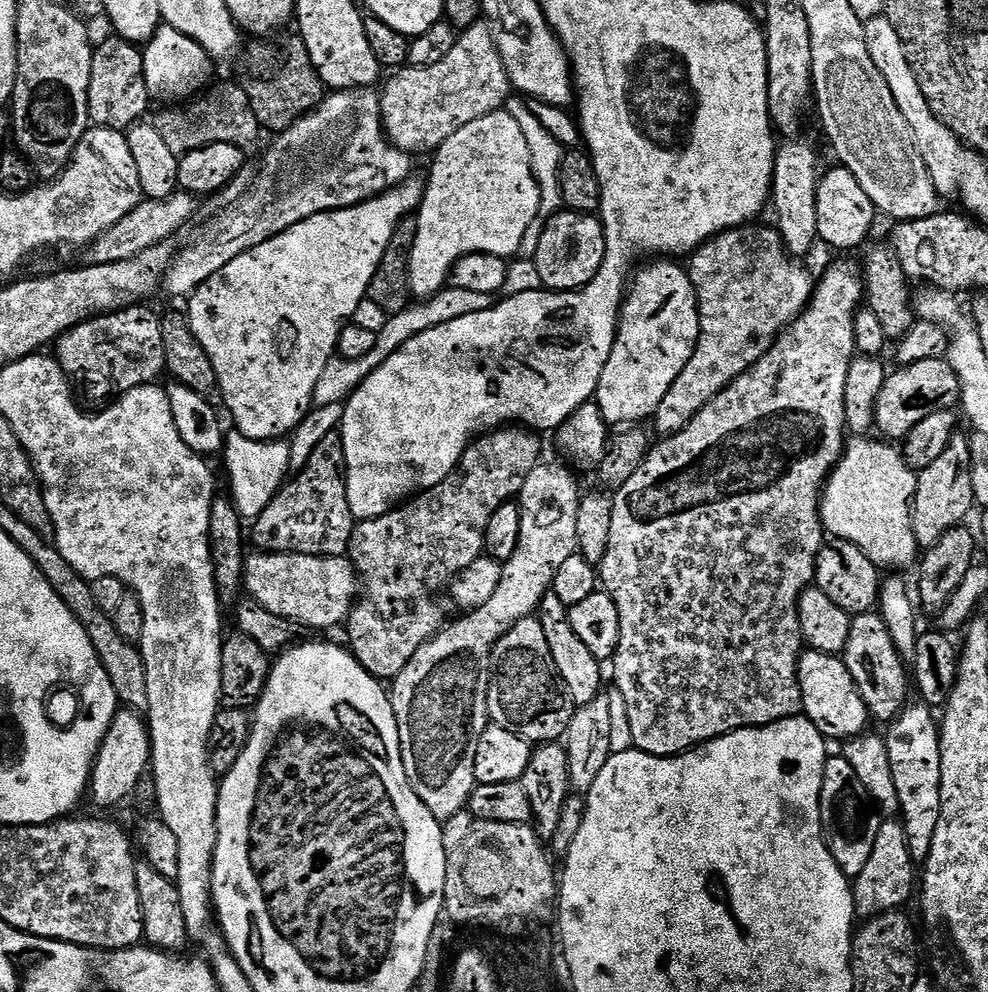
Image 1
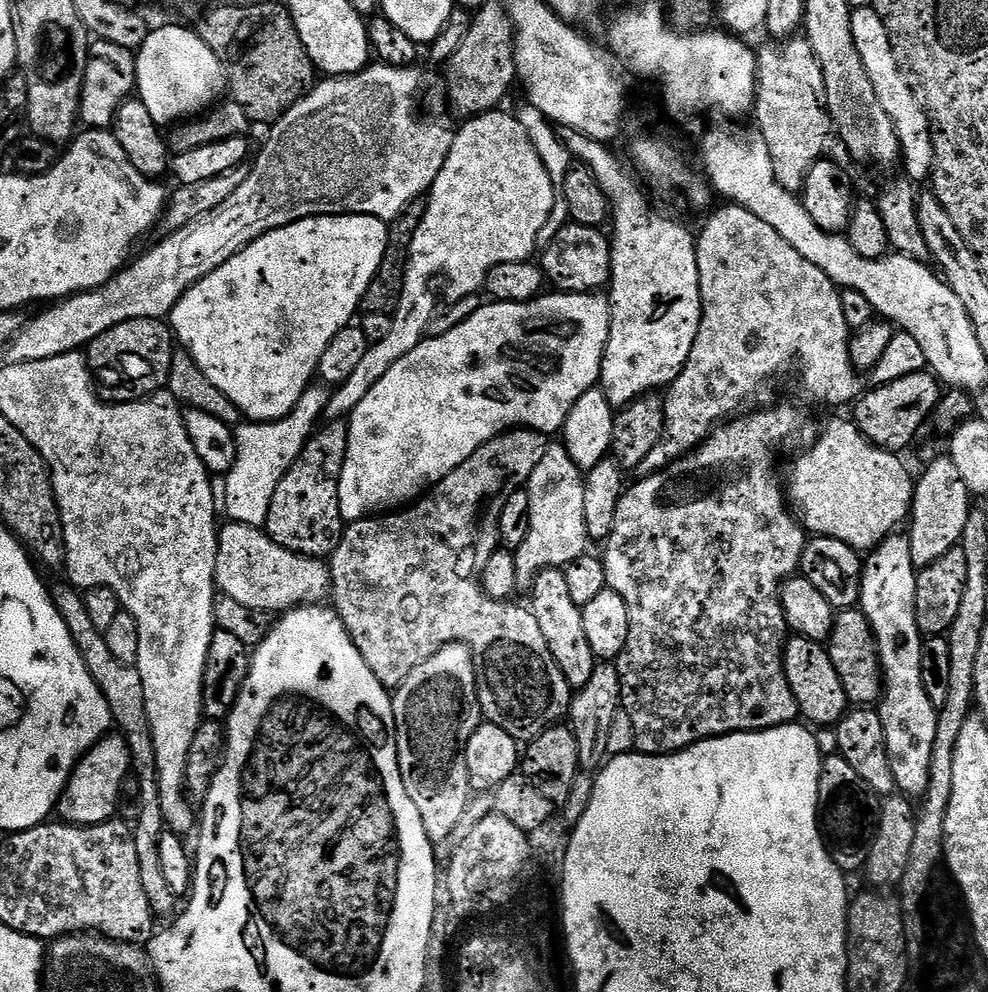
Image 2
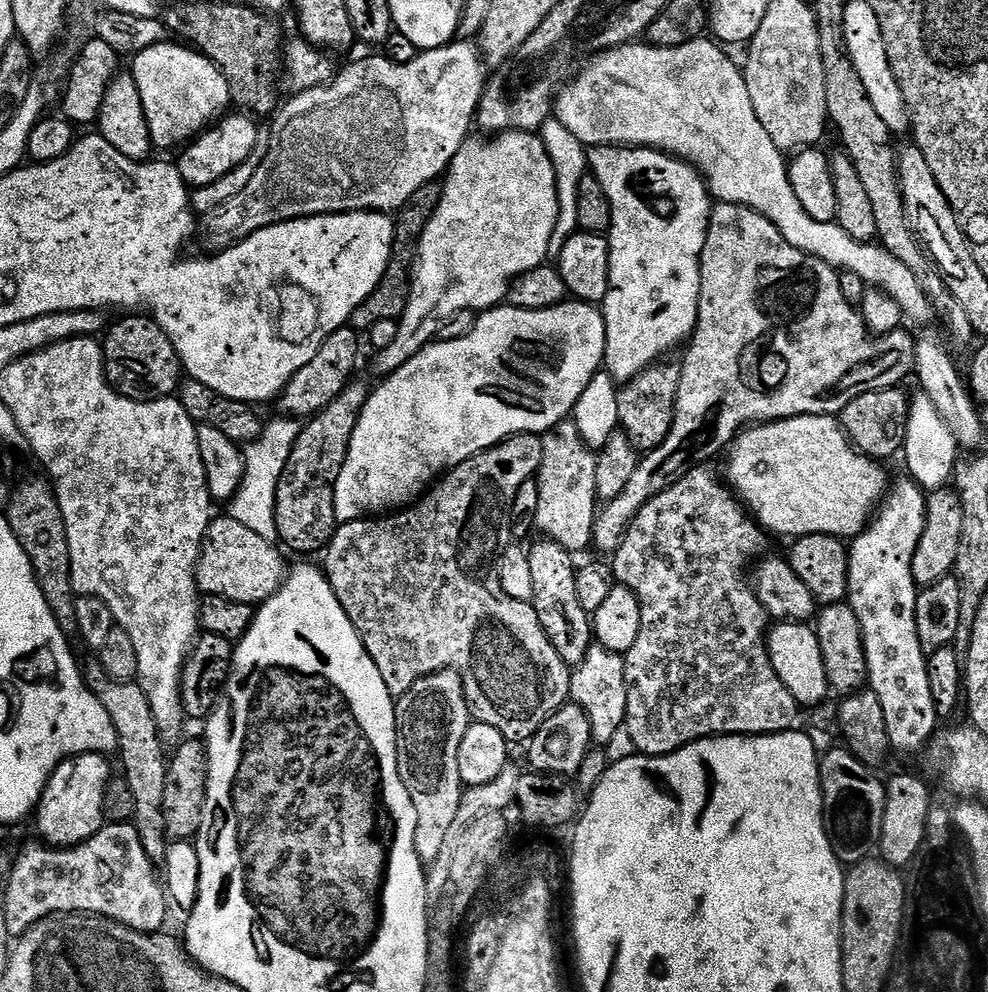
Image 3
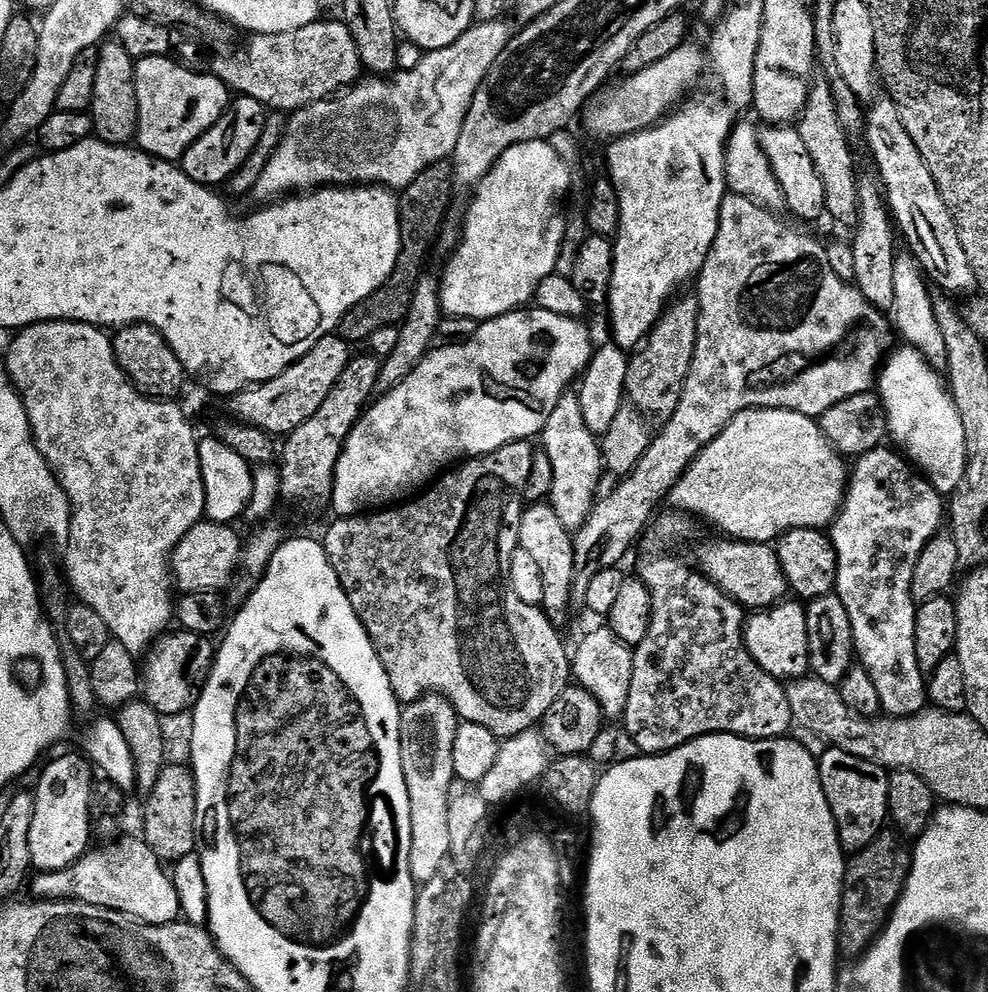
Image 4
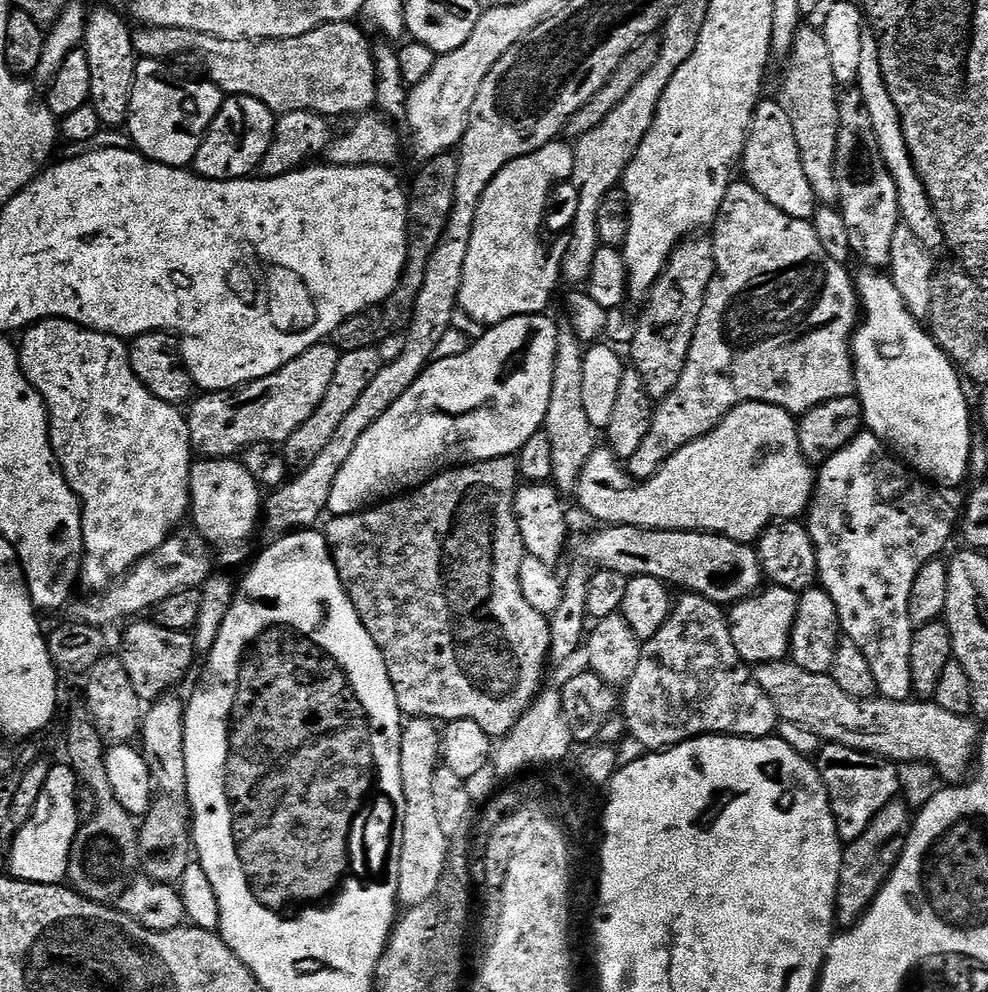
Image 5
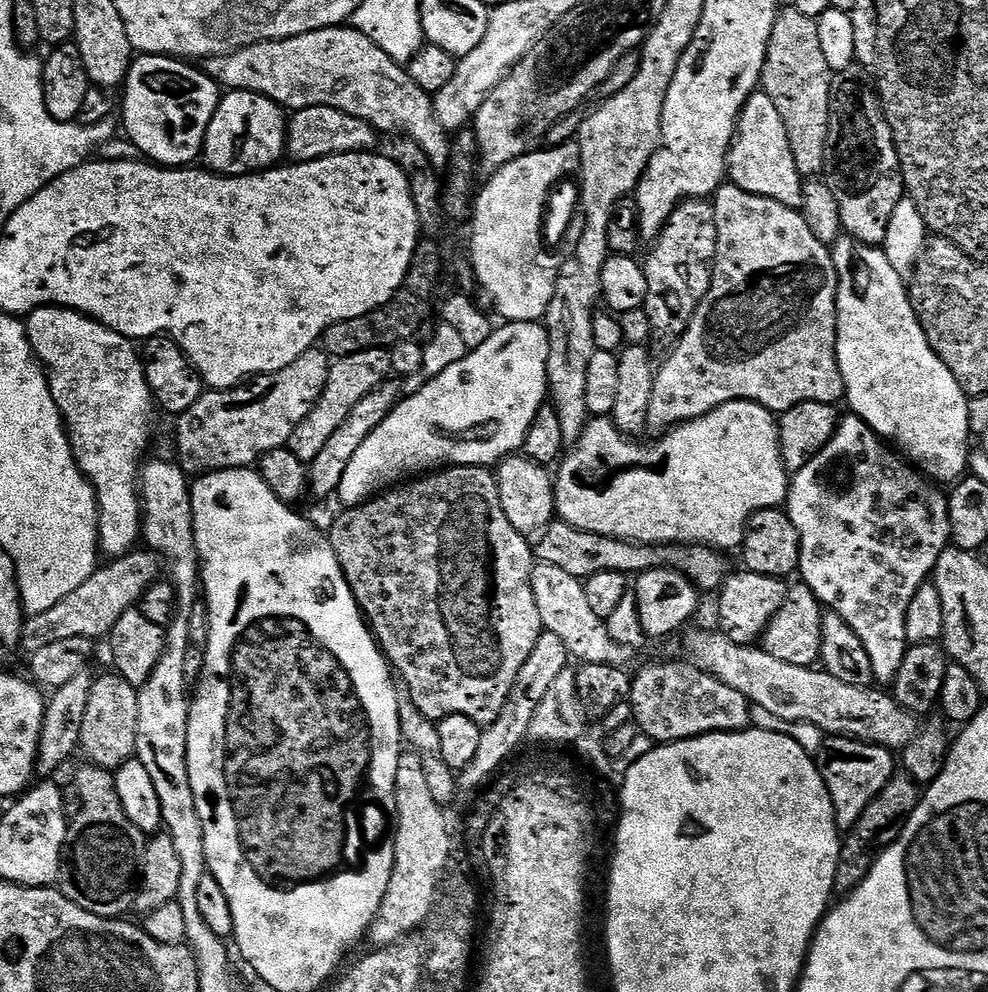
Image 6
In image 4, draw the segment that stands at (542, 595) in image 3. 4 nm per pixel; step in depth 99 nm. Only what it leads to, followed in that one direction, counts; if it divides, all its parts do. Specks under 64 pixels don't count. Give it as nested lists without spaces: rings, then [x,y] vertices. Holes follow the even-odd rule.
[[[551,503],[528,504],[520,517],[518,544],[519,547],[530,550],[531,556],[537,560],[538,570],[542,573],[543,610],[557,630],[564,630],[571,609],[571,583],[576,577],[573,533],[566,526],[562,526]]]

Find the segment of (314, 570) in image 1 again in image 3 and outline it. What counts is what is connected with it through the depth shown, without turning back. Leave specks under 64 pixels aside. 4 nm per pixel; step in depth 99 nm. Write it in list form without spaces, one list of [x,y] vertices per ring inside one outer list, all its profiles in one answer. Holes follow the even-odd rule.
[[[229,514],[217,515],[204,535],[204,544],[200,547],[200,557],[196,563],[196,586],[201,593],[210,596],[230,598],[234,602],[259,606],[269,600],[286,579],[286,567],[280,557],[281,549],[275,543],[263,541],[258,534],[248,530],[242,523],[236,522]]]

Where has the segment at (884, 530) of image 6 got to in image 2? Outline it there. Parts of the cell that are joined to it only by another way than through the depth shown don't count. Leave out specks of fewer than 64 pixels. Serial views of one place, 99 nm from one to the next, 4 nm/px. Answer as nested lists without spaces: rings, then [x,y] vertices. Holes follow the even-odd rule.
[[[893,534],[877,548],[867,553],[863,561],[864,573],[860,583],[859,609],[870,622],[876,639],[876,652],[880,655],[880,670],[884,673],[884,691],[878,701],[882,718],[882,730],[886,734],[886,754],[890,754],[890,771],[894,774],[897,789],[909,798],[921,798],[930,783],[930,758],[933,757],[934,736],[938,727],[938,709],[926,698],[922,686],[922,646],[924,640],[918,630],[914,610],[914,590],[918,569],[910,558],[910,542],[907,535]]]

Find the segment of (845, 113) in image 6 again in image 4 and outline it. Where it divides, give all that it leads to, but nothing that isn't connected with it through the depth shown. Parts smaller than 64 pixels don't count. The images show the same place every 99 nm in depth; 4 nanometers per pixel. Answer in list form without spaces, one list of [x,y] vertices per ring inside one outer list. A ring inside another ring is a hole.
[[[872,174],[861,175],[858,182],[858,222],[854,235],[856,237],[850,240],[856,275],[854,287],[863,294],[866,302],[881,310],[890,310],[894,306],[894,262],[898,255],[898,229],[888,210],[888,197],[884,195],[879,179]]]

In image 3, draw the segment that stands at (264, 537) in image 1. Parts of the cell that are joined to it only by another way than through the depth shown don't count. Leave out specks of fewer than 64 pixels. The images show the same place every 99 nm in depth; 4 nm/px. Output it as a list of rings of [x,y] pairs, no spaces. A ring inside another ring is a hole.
[[[359,378],[353,379],[342,390],[342,394],[338,394],[334,402],[330,402],[330,406],[317,412],[301,427],[277,486],[277,534],[279,543],[285,549],[288,547],[296,552],[319,553],[327,549],[332,541],[332,535],[338,527],[334,510],[334,485],[338,482],[338,474],[346,462],[350,438],[354,438],[354,426],[358,426],[358,418],[369,395],[369,385],[364,385]]]

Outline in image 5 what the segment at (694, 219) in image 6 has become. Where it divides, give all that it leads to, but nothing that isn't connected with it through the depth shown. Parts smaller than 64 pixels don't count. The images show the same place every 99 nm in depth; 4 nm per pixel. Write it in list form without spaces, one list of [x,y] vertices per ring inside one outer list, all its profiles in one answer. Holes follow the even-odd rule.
[[[689,238],[683,240],[672,252],[672,257],[668,259],[668,264],[662,270],[662,274],[658,278],[658,282],[654,282],[654,286],[650,290],[646,303],[643,305],[644,313],[640,316],[640,321],[636,324],[636,333],[632,336],[632,360],[630,356],[631,367],[638,370],[638,374],[642,378],[644,383],[644,389],[649,398],[654,402],[665,400],[667,396],[672,393],[674,386],[678,386],[678,378],[682,378],[682,370],[686,370],[686,362],[688,361],[688,355],[690,354],[690,342],[694,342],[694,330],[698,330],[698,318],[702,314],[702,306],[706,302],[706,294],[708,293],[708,287],[710,282],[714,278],[716,273],[716,259],[714,258],[714,246],[711,239],[704,238],[704,240],[696,240],[700,238]]]

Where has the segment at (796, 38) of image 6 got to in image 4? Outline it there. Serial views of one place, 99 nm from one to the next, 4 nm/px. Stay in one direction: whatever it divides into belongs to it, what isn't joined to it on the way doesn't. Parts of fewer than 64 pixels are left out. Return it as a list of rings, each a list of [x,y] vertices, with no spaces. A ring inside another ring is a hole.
[[[828,82],[813,83],[804,113],[800,116],[798,127],[802,134],[802,142],[806,142],[806,150],[810,150],[810,158],[814,161],[814,170],[818,170],[818,178],[822,178],[822,190],[826,190],[826,213],[833,216],[848,230],[855,229],[858,222],[858,182],[860,176],[856,172],[856,156],[852,153],[853,141],[842,130],[842,118],[838,118],[838,106],[834,106],[832,85]]]

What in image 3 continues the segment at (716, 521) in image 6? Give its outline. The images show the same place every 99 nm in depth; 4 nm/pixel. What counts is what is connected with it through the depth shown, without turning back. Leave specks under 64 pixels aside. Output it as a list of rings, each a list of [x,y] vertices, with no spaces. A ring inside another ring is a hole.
[[[791,416],[785,420],[769,420],[749,426],[737,435],[727,449],[728,477],[726,483],[740,502],[746,505],[765,533],[787,538],[810,534],[826,534],[841,538],[855,538],[868,527],[883,501],[890,476],[871,456],[852,447],[840,421],[835,416]]]

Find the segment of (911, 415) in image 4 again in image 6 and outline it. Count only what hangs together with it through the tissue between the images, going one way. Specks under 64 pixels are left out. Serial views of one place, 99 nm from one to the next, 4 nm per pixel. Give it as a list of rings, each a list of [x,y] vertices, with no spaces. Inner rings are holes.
[[[847,234],[841,236],[837,244],[831,245],[832,261],[836,271],[836,357],[840,373],[844,379],[844,395],[846,404],[849,404],[851,415],[862,418],[875,430],[880,439],[889,445],[895,446],[925,477],[939,482],[941,485],[948,484],[952,486],[957,483],[969,471],[968,468],[968,440],[970,433],[968,431],[968,402],[969,397],[965,396],[958,378],[950,374],[946,362],[938,358],[938,354],[930,346],[922,326],[918,322],[916,312],[912,308],[912,298],[909,289],[906,287],[905,277],[894,266],[890,266],[890,258],[886,258],[883,247],[866,242],[858,242],[858,238]]]

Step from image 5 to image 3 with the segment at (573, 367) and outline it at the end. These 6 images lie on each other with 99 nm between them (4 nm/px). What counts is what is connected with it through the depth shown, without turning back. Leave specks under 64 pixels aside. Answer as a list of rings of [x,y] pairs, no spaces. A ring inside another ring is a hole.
[[[569,418],[555,424],[542,436],[542,462],[534,479],[538,486],[538,514],[535,531],[553,544],[561,544],[567,552],[579,554],[592,542],[598,501],[594,486],[597,453],[582,442],[575,420]]]

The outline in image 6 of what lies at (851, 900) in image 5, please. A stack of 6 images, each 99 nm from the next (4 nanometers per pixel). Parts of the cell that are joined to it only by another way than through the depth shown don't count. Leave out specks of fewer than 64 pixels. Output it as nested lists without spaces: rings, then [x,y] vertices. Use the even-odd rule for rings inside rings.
[[[902,770],[892,775],[886,786],[882,786],[882,794],[878,794],[878,798],[874,798],[874,802],[870,802],[870,806],[862,810],[862,818],[858,818],[858,822],[854,822],[854,826],[847,829],[843,837],[836,871],[837,889],[854,889],[867,878],[876,857],[881,856],[902,834],[910,814],[914,814],[918,806],[921,795],[921,785],[914,783]]]

